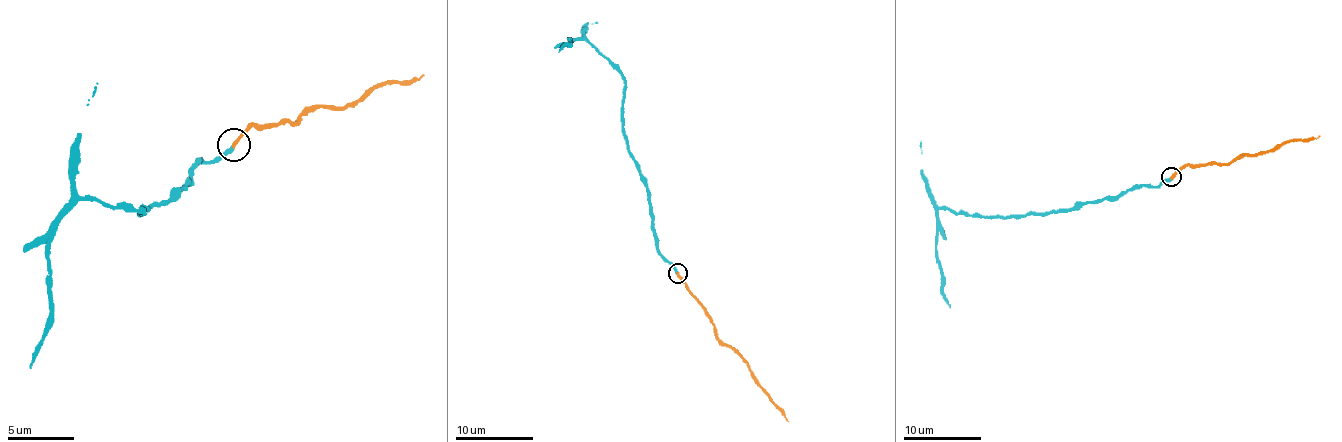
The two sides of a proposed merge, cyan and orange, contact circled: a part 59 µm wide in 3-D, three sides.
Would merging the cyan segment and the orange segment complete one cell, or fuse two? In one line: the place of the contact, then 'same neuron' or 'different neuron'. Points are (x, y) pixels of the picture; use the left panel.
at (234, 145); same neuron

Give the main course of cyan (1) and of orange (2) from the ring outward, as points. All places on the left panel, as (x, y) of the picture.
1: (233, 146), (213, 162), (199, 162), (169, 199), (143, 212), (79, 199), (49, 246), (49, 332), (29, 369)
2: (233, 146), (253, 126), (296, 122), (306, 112), (346, 109), (369, 89), (423, 76)

